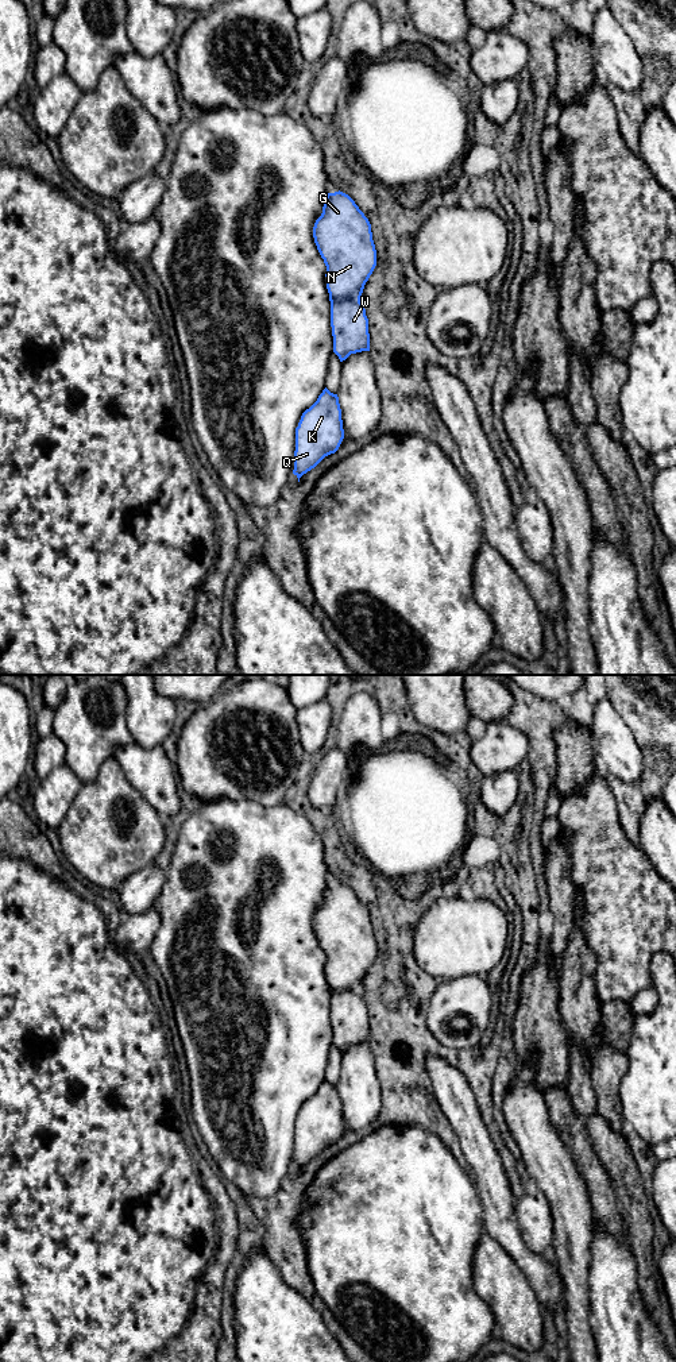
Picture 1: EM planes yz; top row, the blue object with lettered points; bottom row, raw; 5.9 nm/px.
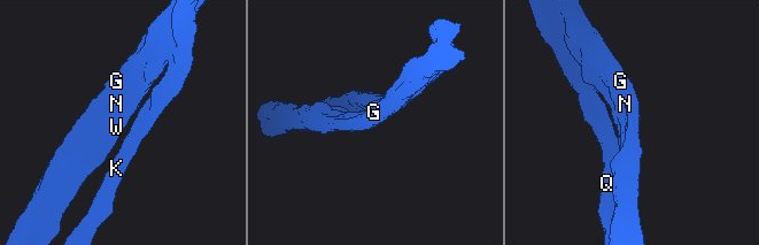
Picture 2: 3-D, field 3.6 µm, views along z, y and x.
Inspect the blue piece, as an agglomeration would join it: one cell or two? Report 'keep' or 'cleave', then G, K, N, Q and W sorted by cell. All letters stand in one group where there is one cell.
cleave; groups G K N Q / W

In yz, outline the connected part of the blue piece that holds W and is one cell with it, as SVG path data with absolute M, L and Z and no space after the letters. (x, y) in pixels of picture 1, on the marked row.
M329 296L333 352L340 362L351 354L370 351L368 319L360 300Z

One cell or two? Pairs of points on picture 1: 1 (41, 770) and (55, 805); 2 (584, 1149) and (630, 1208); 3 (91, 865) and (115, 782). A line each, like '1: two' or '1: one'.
1: one
2: two
3: one

